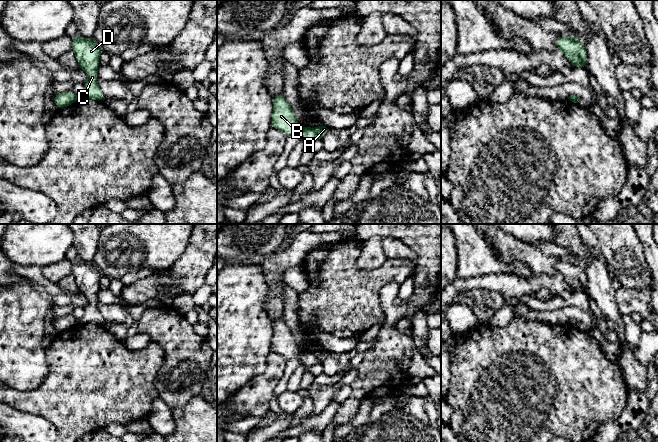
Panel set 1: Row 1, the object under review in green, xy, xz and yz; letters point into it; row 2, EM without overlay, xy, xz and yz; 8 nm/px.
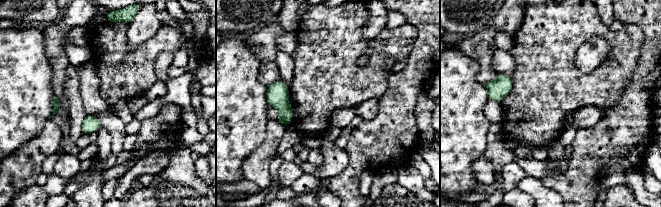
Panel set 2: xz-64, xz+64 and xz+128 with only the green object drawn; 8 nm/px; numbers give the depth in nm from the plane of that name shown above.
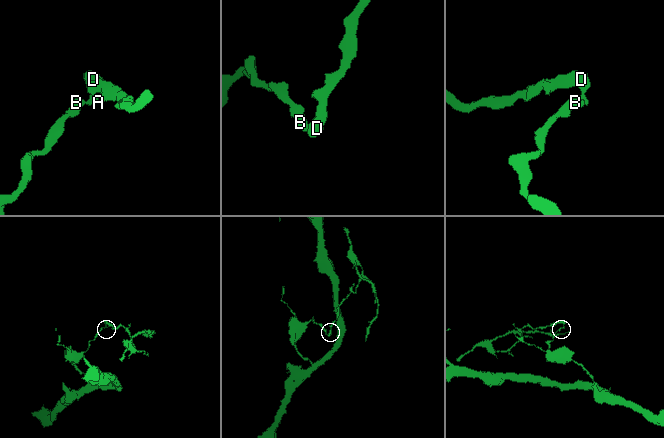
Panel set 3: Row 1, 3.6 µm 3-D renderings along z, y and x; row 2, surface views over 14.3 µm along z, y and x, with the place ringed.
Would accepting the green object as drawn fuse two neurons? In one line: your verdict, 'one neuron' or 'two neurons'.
two neurons

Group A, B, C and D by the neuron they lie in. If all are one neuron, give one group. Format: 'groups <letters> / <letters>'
groups A C D / B

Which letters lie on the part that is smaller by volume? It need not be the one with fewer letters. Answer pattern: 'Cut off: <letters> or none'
Cut off: A, C, D

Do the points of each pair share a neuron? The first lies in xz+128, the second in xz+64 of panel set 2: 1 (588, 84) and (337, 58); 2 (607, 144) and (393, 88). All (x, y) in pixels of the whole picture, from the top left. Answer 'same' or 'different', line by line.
1: same
2: same

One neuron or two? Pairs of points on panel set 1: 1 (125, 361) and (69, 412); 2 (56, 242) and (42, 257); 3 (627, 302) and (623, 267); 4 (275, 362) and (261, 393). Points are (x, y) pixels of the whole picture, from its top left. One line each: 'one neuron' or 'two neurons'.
1: one neuron
2: one neuron
3: two neurons
4: one neuron

